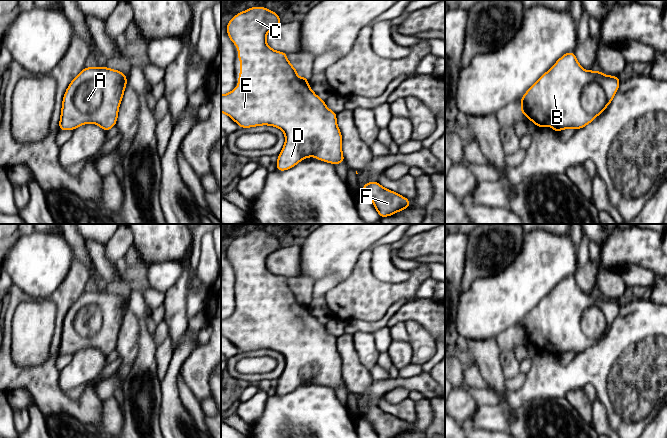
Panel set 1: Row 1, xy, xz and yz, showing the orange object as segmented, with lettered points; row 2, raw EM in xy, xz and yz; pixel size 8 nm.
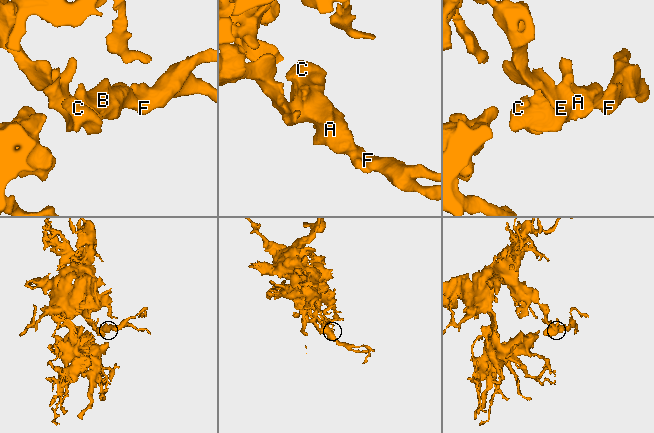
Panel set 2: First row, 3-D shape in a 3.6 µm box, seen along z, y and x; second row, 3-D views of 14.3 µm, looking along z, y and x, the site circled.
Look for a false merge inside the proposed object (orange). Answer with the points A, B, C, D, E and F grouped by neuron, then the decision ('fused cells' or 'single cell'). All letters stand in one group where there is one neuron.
groups A B C D E F; single cell

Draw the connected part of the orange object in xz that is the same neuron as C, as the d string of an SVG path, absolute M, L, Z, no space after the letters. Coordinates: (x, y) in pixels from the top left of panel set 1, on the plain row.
M252 231L235 239L226 249L229 262L238 270L238 283L242 287L238 311L228 318L221 319L221 336L232 342L240 352L271 349L284 356L286 365L278 379L277 395L288 394L303 382L312 380L333 389L346 387L342 379L342 358L336 346L337 337L328 333L324 324L311 314L306 300L296 303L298 295L287 284L287 277L275 275L266 267L267 257L280 248L282 245L275 236L265 231Z

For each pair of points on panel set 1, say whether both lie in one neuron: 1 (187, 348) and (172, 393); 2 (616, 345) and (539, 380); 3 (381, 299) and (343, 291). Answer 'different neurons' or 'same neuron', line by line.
1: same neuron
2: same neuron
3: same neuron

